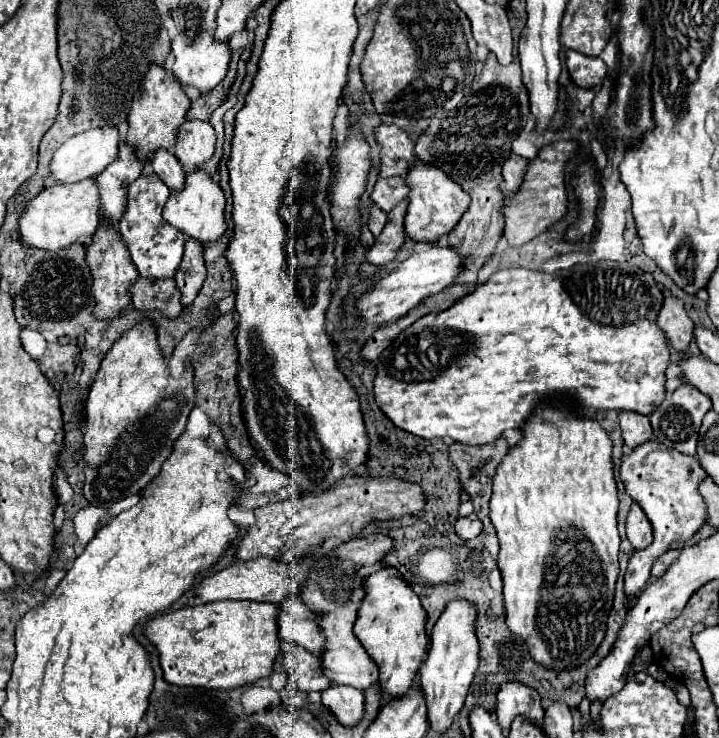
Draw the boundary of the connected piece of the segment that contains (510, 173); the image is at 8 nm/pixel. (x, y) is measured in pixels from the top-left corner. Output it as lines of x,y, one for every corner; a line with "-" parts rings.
510,156
510,160
504,162
502,166
502,176
504,178
502,189
505,194
516,194
523,183
523,176
526,172
528,160
520,156

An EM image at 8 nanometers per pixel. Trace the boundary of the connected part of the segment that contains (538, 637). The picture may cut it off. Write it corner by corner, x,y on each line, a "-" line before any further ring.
542,406
538,412
532,414
528,420
528,426
522,428
524,438
510,448
510,452
500,462
494,486
492,486
492,500
490,500
490,520
496,528
500,552
498,552
498,568
502,572
504,580
504,602
506,602
506,626
522,636
522,640
528,646
528,652
532,654
534,662
540,662
540,666
548,666
548,670
574,670
576,666
582,666
592,654
596,654
598,646
602,644
606,636
606,620
612,610
614,600
614,584
618,580
618,552
620,552
620,536
618,536
618,492
616,492
616,480
612,472
612,440
608,434
600,428
598,422
570,414
566,410
556,410
556,406

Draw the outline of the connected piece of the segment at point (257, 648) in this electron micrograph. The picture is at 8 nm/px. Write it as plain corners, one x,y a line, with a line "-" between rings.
220,600
162,614
146,624
146,636
160,652
160,666
166,682
176,686
232,690
272,674
284,642
276,626
278,614
278,604

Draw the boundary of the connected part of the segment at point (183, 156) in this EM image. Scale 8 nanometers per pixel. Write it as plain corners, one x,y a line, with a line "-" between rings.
186,120
180,126
174,154
186,172
192,172
194,168
208,162
214,156
214,150
216,150
216,132
210,126
210,122

